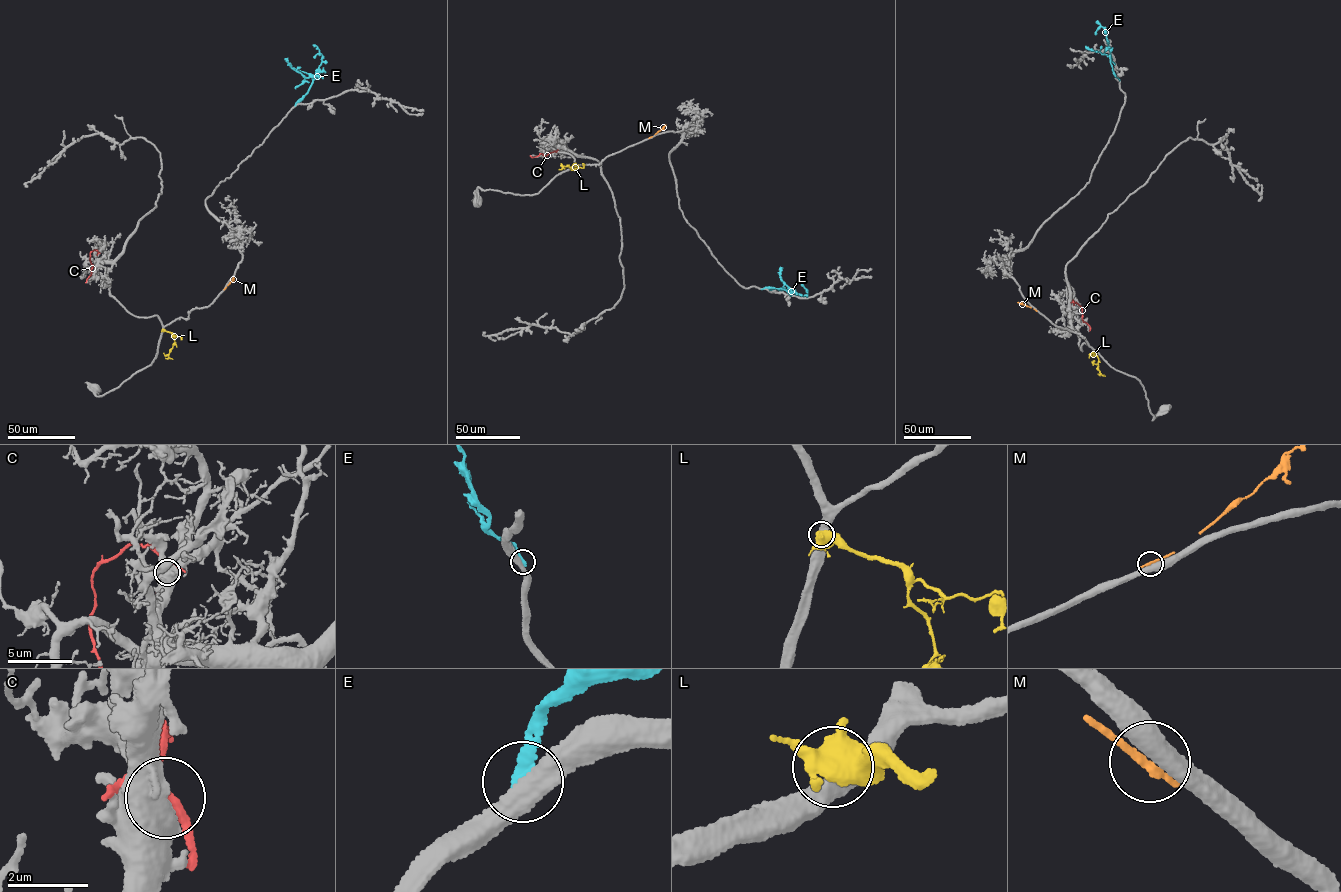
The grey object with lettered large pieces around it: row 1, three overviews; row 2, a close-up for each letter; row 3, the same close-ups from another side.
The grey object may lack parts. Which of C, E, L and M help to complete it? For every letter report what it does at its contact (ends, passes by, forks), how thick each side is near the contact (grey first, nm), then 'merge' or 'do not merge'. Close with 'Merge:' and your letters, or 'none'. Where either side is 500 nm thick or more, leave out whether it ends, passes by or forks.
C: calibres 600 and 170 nm; do not merge
E: it ends; calibres 420 and 320 nm; do not merge
L: calibres 550 and 460 nm; do not merge
M: calibres 550 and 240 nm; do not merge
Merge: none

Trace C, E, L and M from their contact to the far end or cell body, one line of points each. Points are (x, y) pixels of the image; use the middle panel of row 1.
C: (556, 151), (545, 156), (530, 155)
E: (761, 289), (780, 288), (791, 292), (780, 279), (780, 267)
L: (570, 168), (576, 167), (574, 170), (564, 166), (559, 169)
M: (650, 137), (665, 125)

